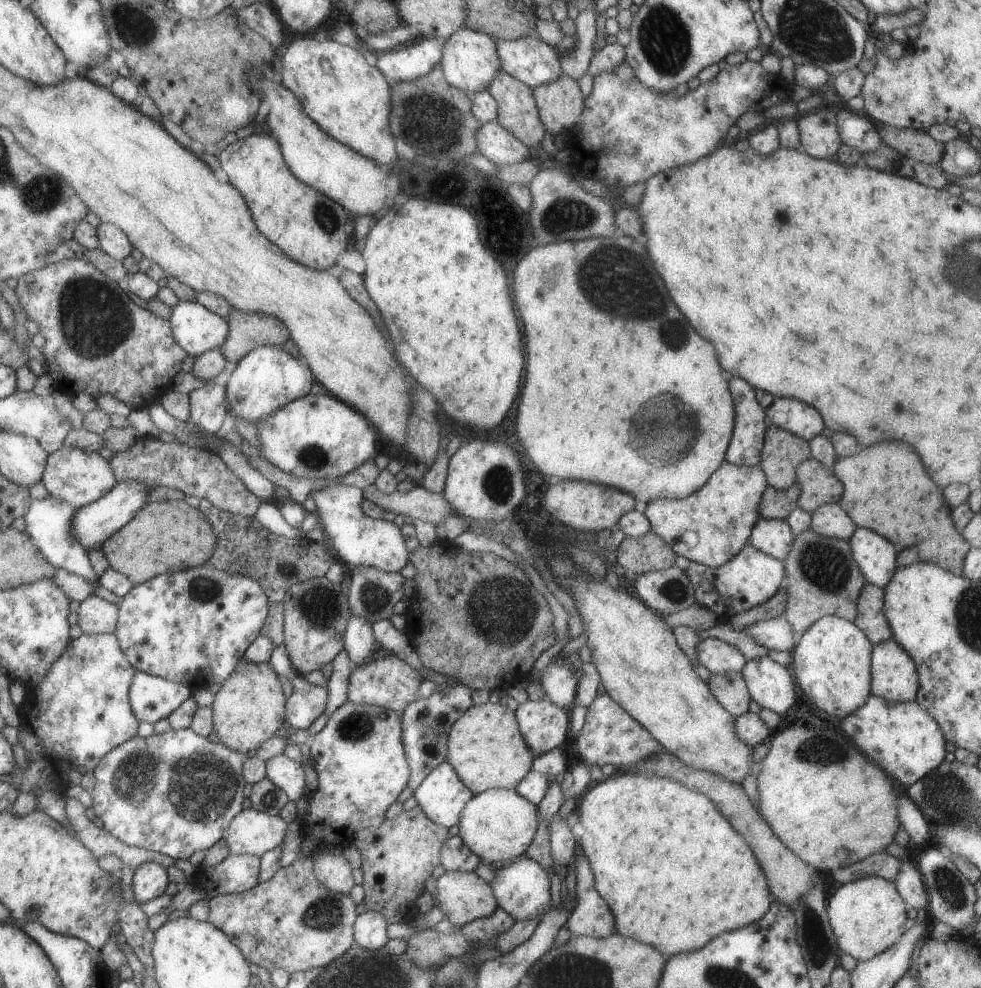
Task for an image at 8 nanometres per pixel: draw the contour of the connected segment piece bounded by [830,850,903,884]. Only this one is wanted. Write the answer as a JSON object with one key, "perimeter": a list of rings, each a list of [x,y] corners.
{"perimeter":[[[882,850],[868,855],[868,858],[863,858],[860,862],[844,865],[842,868],[833,870],[830,875],[840,884],[866,877],[882,877],[895,884],[902,865],[903,860],[886,853],[886,850]]]}

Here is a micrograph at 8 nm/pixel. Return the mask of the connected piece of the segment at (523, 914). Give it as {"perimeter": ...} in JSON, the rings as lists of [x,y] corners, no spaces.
{"perimeter":[[[526,856],[508,868],[502,867],[490,884],[499,906],[511,914],[516,921],[537,920],[552,907],[548,872],[541,864]]]}

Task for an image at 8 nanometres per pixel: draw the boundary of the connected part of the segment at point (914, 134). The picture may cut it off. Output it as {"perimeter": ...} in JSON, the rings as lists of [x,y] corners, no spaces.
{"perimeter":[[[876,124],[876,128],[884,144],[897,150],[902,156],[912,158],[914,162],[938,166],[942,160],[945,144],[932,138],[927,131],[880,124]]]}

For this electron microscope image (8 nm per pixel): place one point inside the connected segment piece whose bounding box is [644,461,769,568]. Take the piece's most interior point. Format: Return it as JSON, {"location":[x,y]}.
{"location":[711,526]}

